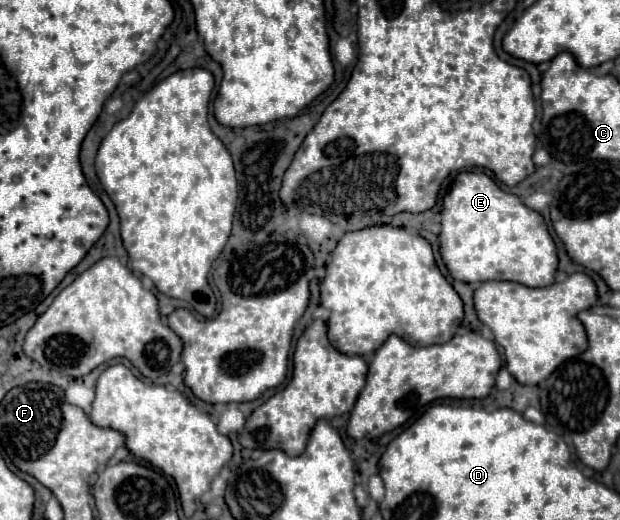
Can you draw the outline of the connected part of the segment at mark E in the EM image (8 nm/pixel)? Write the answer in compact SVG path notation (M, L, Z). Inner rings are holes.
M463 171L453 179L453 185L443 199L439 241L441 241L441 255L447 263L447 269L459 281L465 281L465 283L515 281L527 287L545 287L555 281L559 257L557 257L557 247L553 237L549 235L545 219L541 217L541 213L529 209L517 195L503 191L485 173Z

